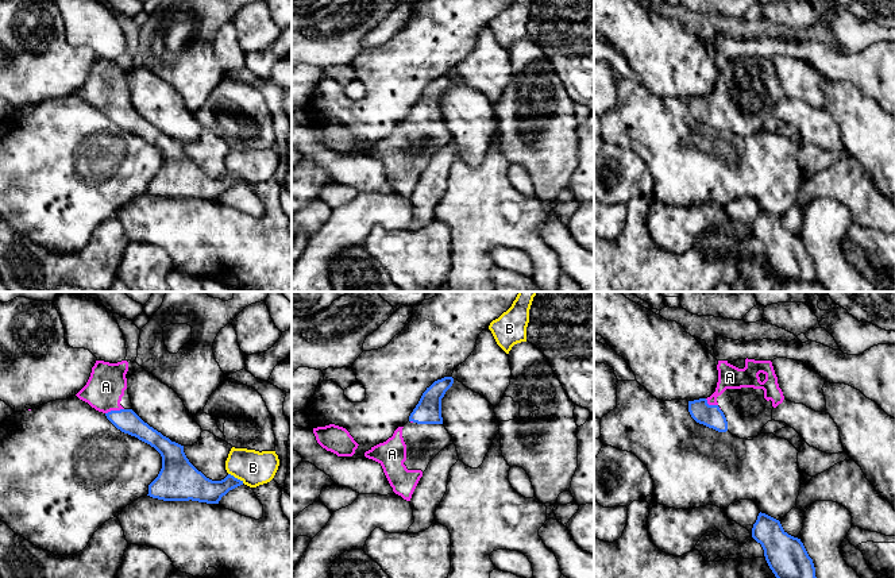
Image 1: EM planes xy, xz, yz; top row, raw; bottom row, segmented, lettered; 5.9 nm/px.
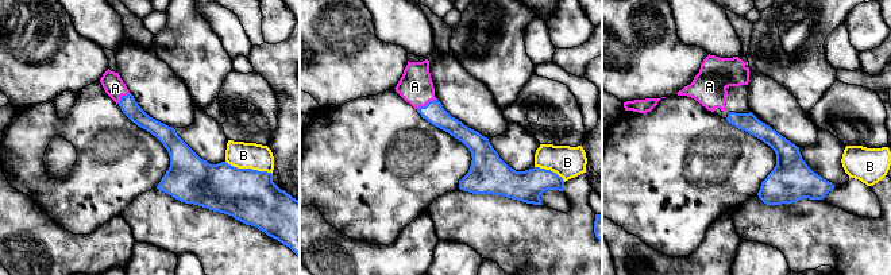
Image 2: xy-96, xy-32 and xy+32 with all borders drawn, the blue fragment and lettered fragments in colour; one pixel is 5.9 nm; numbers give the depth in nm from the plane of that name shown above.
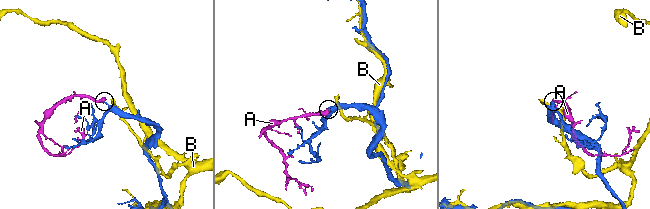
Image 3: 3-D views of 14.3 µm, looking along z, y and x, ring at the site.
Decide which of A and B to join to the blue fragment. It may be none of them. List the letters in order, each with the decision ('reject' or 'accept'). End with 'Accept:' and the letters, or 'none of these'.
A: accept
B: reject
Accept: A

